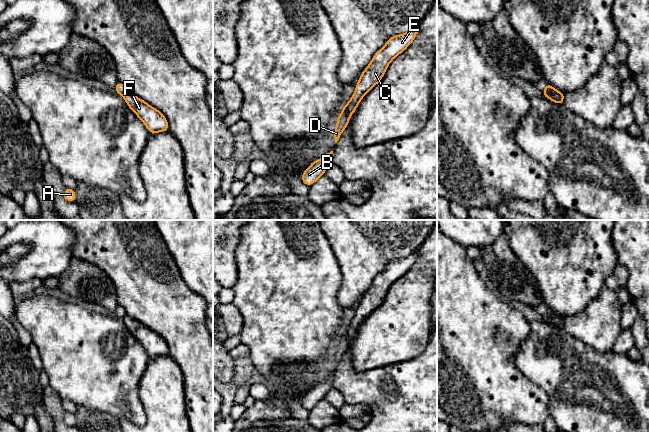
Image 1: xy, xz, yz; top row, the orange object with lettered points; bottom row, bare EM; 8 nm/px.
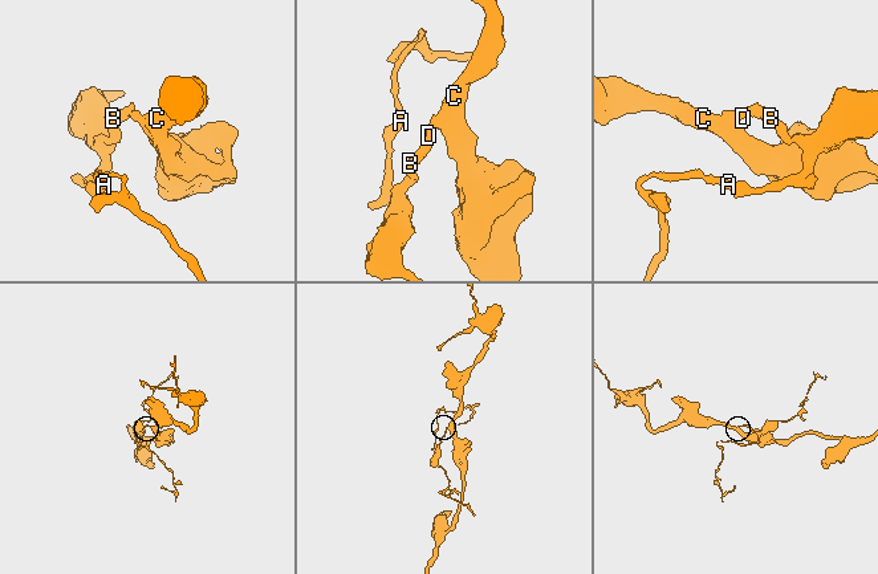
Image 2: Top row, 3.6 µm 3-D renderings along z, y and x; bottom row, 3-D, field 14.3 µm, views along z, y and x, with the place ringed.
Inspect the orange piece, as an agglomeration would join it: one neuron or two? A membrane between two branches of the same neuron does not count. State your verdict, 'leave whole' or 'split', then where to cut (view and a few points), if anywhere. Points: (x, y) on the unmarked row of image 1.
split; cut yz (543, 316), (557, 316), (563, 319)

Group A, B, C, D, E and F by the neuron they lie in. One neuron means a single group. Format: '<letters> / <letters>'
A B D / C E F

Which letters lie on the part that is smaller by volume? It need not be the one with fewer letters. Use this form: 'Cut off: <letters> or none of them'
Cut off: A, B, D

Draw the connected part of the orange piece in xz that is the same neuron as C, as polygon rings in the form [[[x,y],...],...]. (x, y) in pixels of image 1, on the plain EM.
[[[418,250],[404,258],[394,259],[373,279],[369,289],[361,297],[351,323],[347,326],[349,343],[363,321],[381,305],[391,285],[408,272],[417,258]]]

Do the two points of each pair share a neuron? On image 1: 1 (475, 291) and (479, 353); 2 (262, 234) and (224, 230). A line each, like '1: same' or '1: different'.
1: same
2: different

